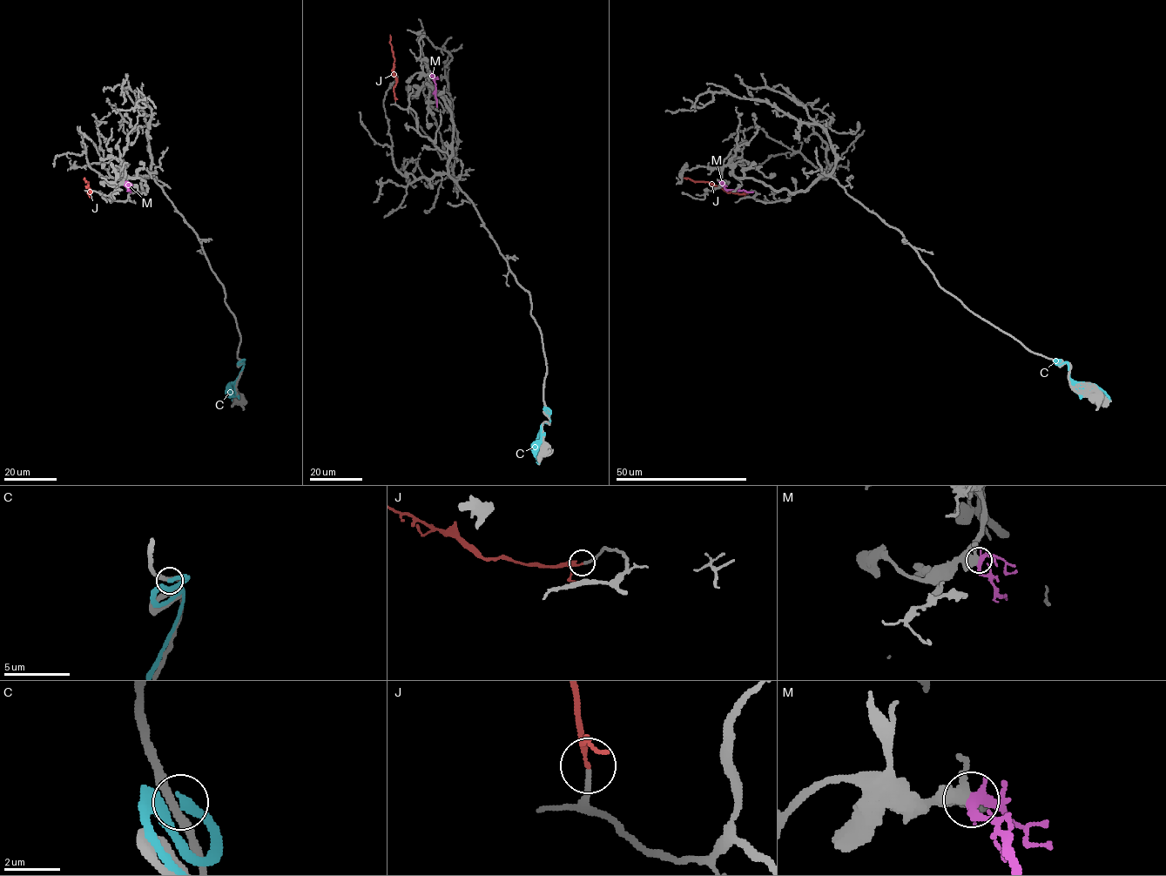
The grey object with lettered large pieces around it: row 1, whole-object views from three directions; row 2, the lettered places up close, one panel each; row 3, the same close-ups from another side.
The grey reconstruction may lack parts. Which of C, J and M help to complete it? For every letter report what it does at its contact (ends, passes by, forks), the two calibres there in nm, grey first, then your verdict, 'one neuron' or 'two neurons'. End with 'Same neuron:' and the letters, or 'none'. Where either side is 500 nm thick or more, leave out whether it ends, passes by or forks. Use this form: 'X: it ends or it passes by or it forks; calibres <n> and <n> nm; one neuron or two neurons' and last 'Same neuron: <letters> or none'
C: it ends; calibres 300 and 320 nm; two neurons
J: it passes by; calibres 190 and 140 nm; one neuron
M: it passes by; calibres 400 and 380 nm; two neurons
Same neuron: J

